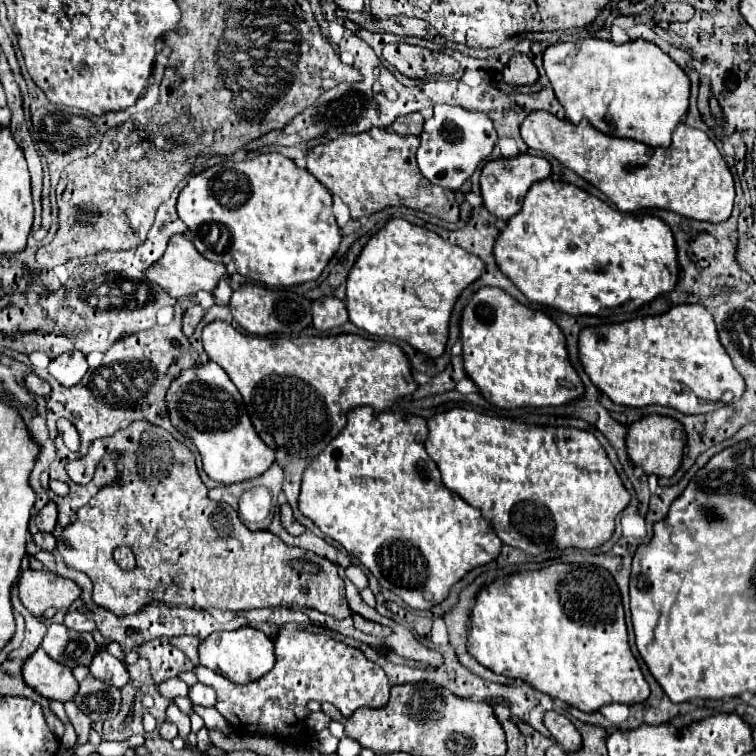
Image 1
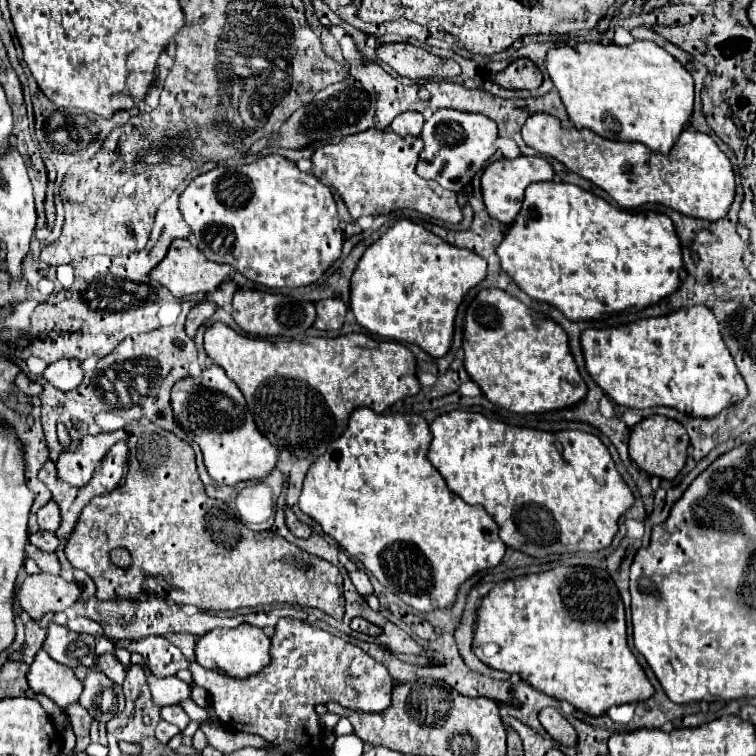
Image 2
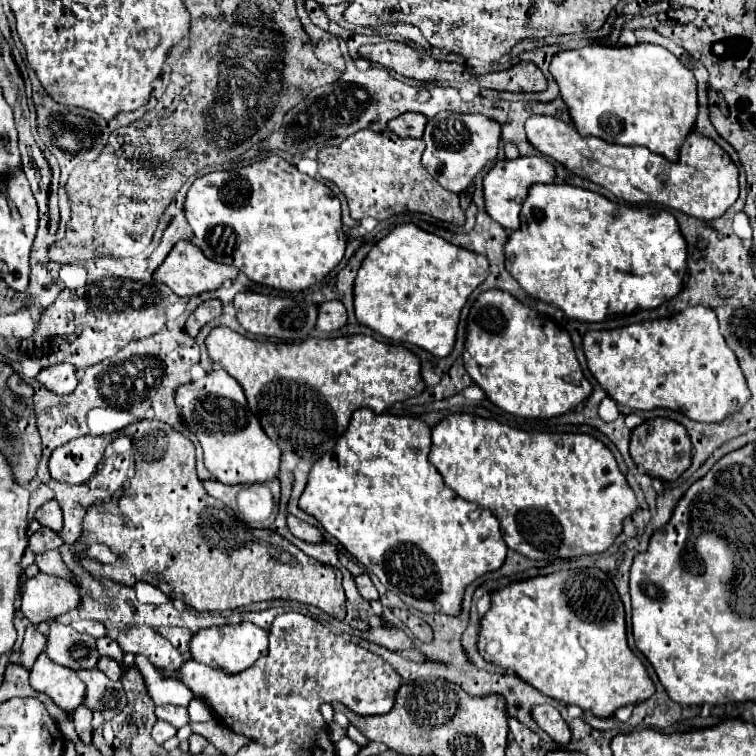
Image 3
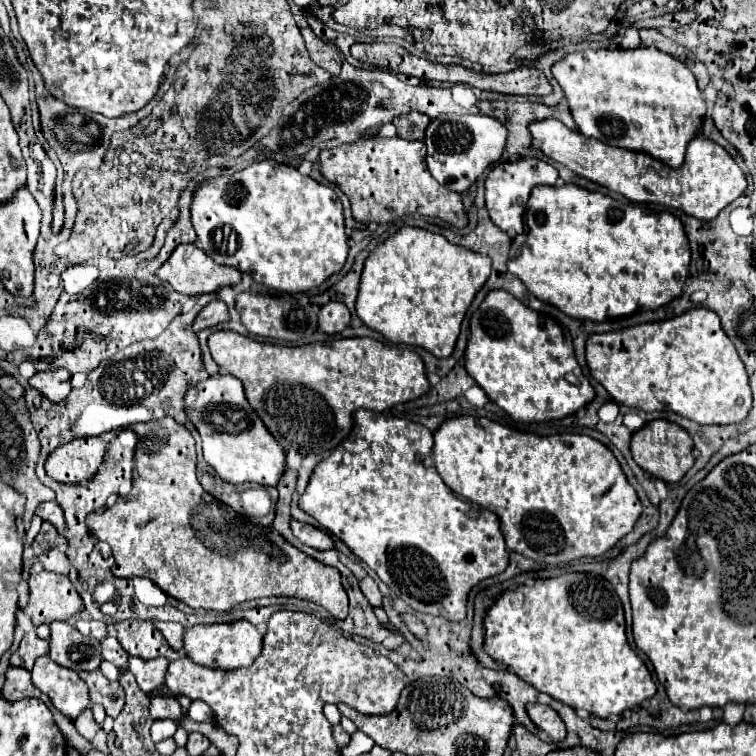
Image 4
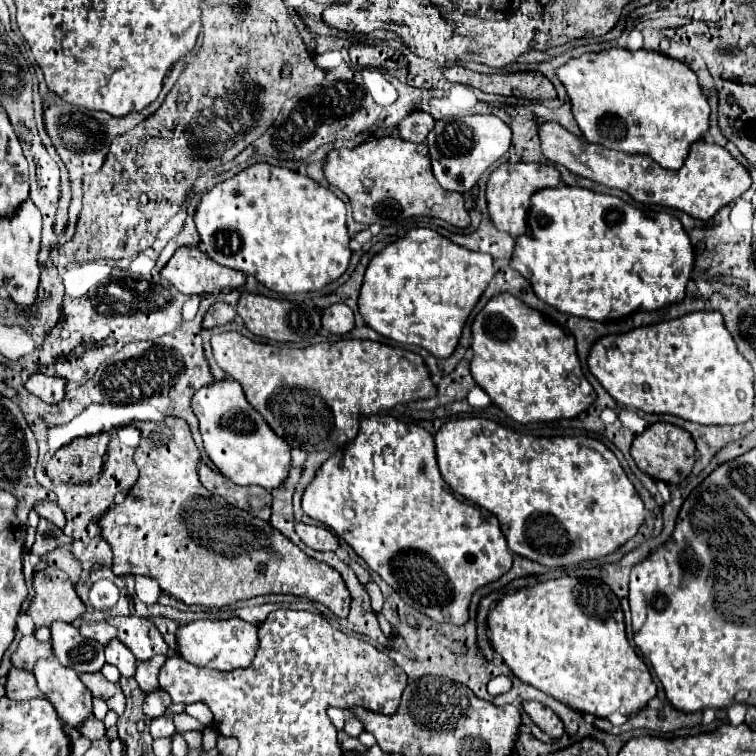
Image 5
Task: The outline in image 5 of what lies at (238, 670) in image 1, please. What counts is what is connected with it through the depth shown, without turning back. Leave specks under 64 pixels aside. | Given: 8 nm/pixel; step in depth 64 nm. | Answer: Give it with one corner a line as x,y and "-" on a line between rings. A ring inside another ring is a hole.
242,618
194,620
190,624
182,624
176,630
176,646
178,646
176,650
184,660
220,672
250,666
252,656
256,654
256,642
258,642
258,628

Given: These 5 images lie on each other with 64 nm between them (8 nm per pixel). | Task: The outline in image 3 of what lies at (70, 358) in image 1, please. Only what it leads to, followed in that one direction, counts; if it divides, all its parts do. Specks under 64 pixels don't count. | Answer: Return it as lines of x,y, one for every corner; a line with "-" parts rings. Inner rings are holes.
54,364
54,366
48,366
48,368
40,370
40,374
36,376
36,380
44,388
48,388
52,394
58,394
58,396
70,394
76,388
76,384
78,384
76,370
70,364

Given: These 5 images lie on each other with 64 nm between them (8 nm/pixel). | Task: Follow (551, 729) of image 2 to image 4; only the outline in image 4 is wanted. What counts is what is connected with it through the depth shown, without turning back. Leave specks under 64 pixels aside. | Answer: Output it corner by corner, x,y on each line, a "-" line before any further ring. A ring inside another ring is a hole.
528,704
526,712
530,716
530,720
544,730
554,742
562,742
564,734
566,734
566,726
564,722
560,722
560,716
556,714
556,710
552,710
550,706
544,704

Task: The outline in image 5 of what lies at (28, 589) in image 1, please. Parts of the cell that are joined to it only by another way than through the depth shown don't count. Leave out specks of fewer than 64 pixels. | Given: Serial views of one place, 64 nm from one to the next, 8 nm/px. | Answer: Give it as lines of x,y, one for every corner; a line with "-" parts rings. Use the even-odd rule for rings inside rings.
48,566
34,572
34,590
36,596
26,614
34,620
36,628
50,626
56,620
74,622
86,612
86,606
74,590
74,584
58,568

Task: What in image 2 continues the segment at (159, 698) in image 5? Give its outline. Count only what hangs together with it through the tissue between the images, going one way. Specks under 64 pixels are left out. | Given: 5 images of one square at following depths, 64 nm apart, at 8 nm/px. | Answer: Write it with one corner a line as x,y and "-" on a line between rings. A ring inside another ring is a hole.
164,706
164,708
160,708
160,716
162,716
166,722
178,726
180,730
184,730
184,728
188,726
188,722
190,722
188,714
186,714
180,706

